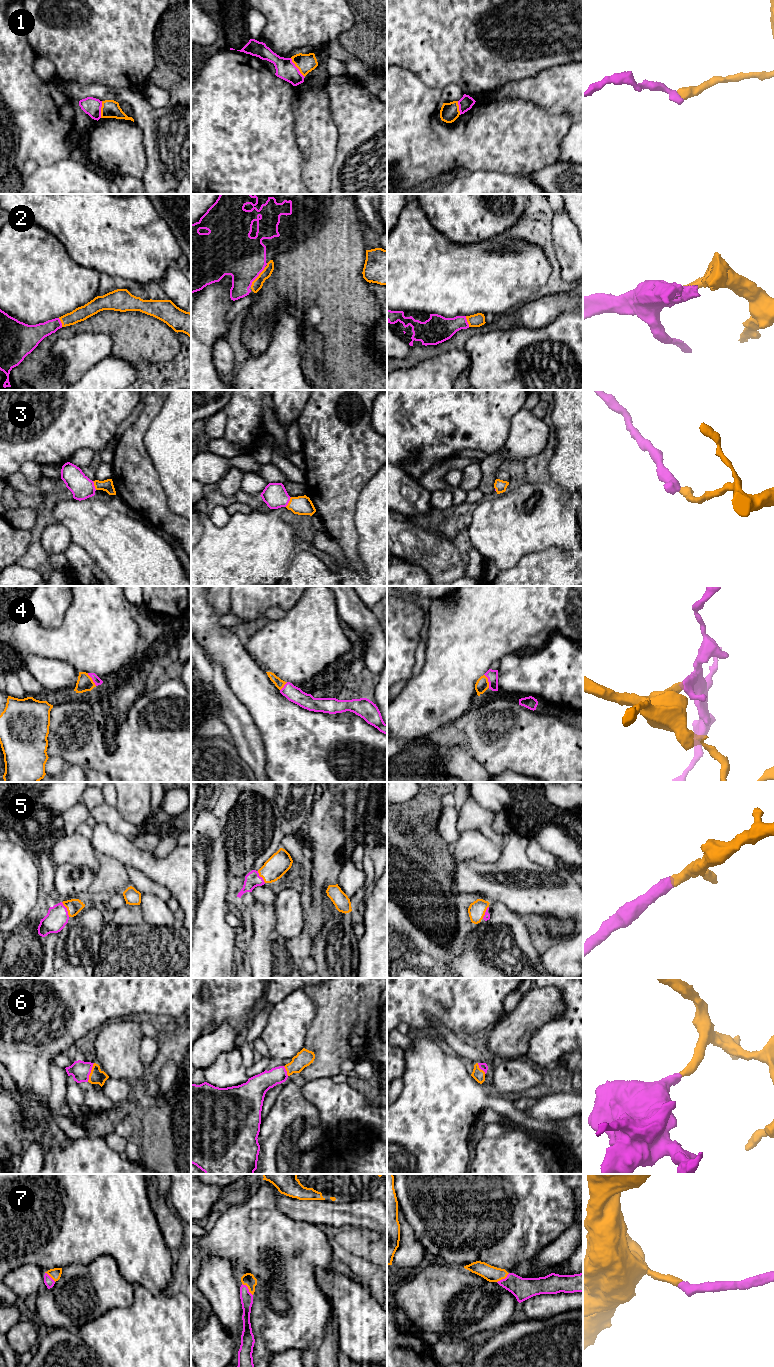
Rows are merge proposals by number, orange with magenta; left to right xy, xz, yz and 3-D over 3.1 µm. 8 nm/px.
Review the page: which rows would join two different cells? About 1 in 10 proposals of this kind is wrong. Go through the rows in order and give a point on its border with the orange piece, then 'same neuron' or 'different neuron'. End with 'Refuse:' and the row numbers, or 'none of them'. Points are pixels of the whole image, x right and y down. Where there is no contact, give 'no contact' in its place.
1: xz (297, 67) | different neuron
2: xz (257, 277) | same neuron
3: xz (289, 502) | same neuron
4: yz (487, 681) | same neuron
5: xy (67, 909) | same neuron
6: xy (91, 1072) | same neuron
7: xz (248, 1288) | same neuron
Refuse: 1

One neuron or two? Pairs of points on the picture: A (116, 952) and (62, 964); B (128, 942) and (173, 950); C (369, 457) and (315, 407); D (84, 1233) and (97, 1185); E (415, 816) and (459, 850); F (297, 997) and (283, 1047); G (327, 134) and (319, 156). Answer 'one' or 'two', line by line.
A: two
B: one
C: one
D: one
E: two
F: one
G: one

